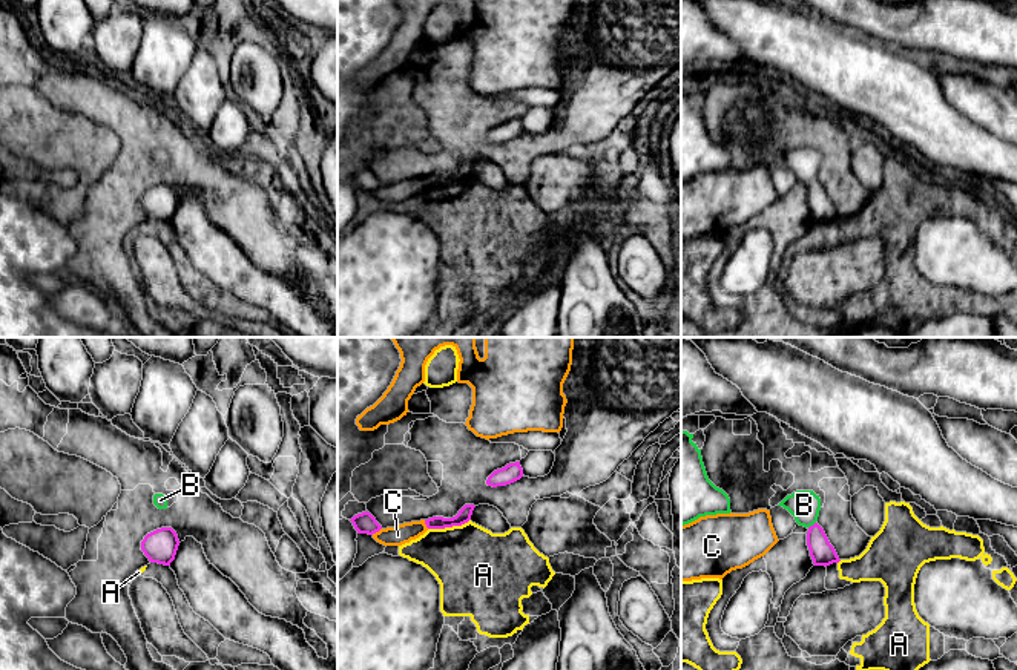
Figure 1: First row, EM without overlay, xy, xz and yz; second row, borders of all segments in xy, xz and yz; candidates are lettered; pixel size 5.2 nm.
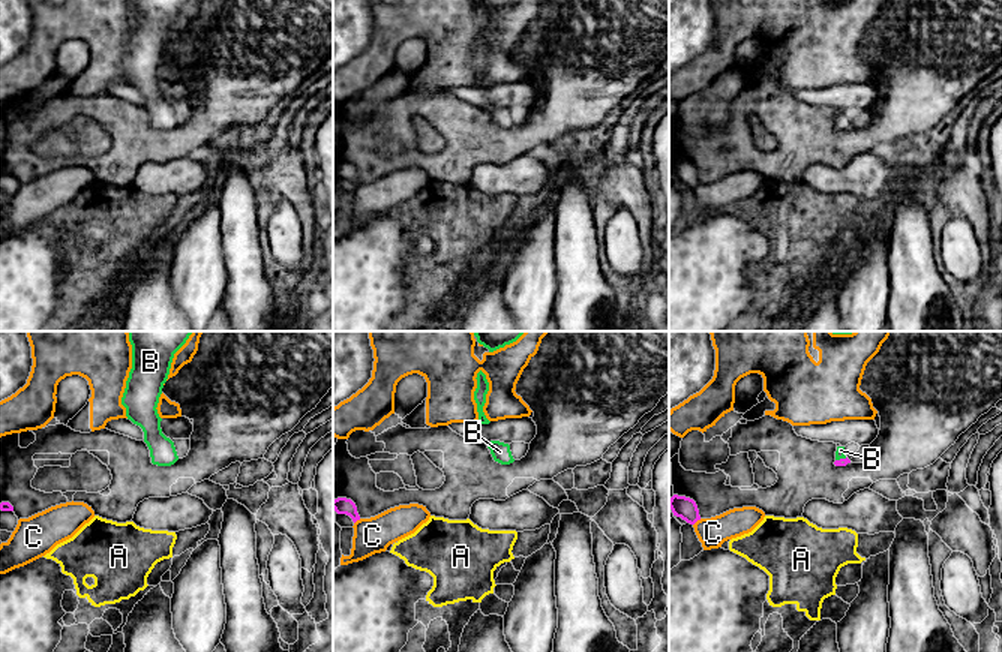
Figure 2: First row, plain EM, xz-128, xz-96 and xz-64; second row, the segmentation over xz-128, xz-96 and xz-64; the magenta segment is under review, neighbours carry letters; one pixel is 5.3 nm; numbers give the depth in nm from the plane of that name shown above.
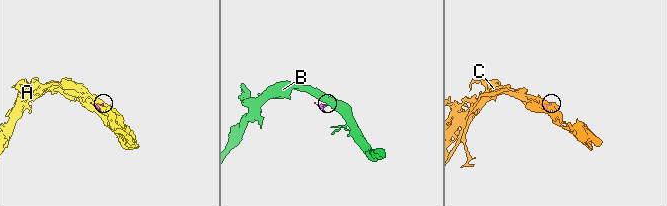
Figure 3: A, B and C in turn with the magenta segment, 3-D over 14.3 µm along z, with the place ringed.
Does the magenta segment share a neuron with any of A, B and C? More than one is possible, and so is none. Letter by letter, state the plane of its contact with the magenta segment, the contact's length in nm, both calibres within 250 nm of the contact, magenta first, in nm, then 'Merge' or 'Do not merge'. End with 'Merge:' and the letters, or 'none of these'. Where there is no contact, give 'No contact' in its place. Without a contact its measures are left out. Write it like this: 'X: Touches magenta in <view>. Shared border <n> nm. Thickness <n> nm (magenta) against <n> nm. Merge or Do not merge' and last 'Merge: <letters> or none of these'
A: Touches magenta in xz. Shared border 240 nm. Thickness 70 nm (magenta) against 400 nm. Do not merge
B: Touches magenta in yz. Shared border 50 nm. Thickness 130 nm (magenta) against 160 nm. Merge
C: Touches magenta in xz. Shared border 70 nm. Thickness 110 nm (magenta) against 110 nm. Do not merge
Merge: B

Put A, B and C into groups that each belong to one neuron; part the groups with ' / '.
A / B / C

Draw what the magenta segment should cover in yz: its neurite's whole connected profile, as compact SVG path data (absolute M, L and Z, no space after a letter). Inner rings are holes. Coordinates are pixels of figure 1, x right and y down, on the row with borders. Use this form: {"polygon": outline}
{"polygon": "M796 491L778 506L787 509L799 526L808 529L807 546L815 566L827 567L841 561L824 529L816 523L821 511L819 495L813 491Z"}

